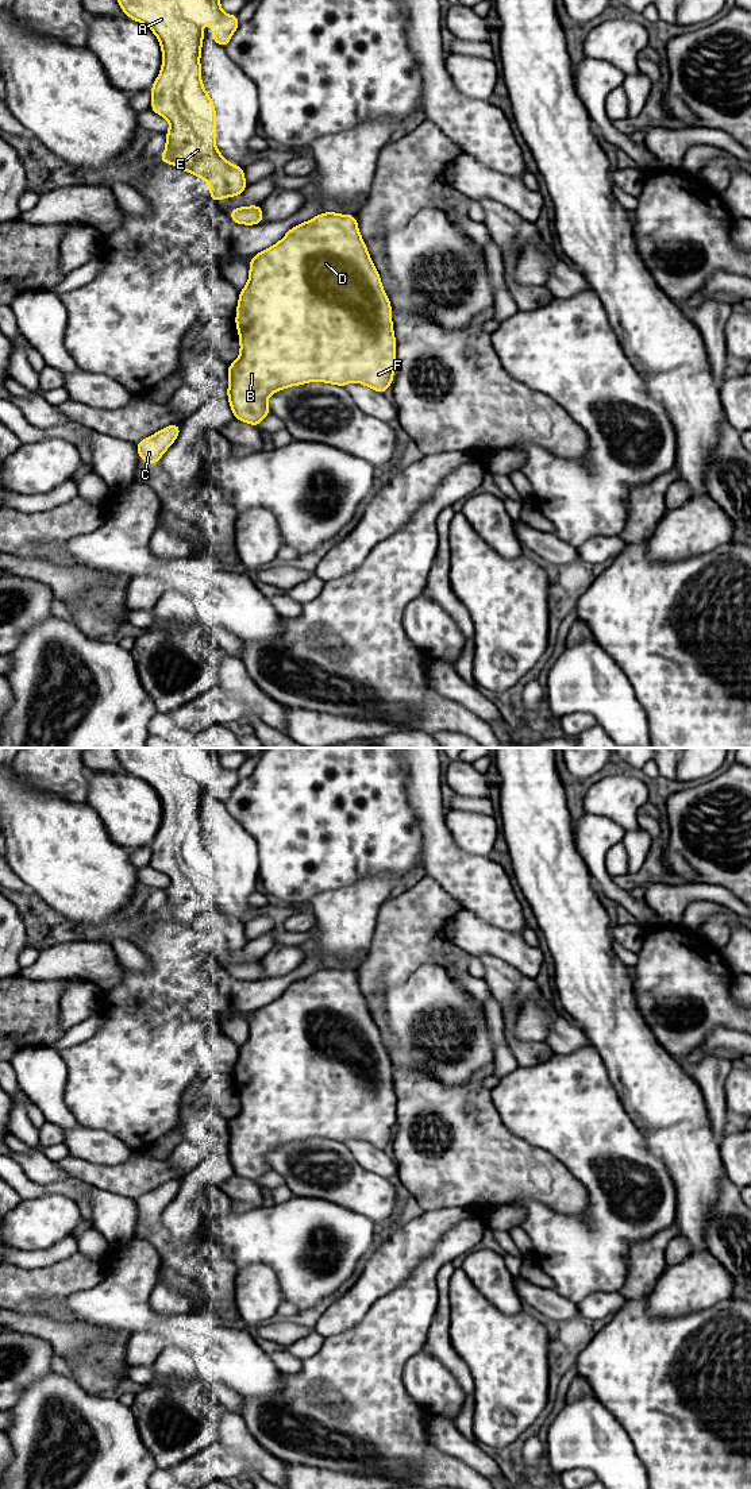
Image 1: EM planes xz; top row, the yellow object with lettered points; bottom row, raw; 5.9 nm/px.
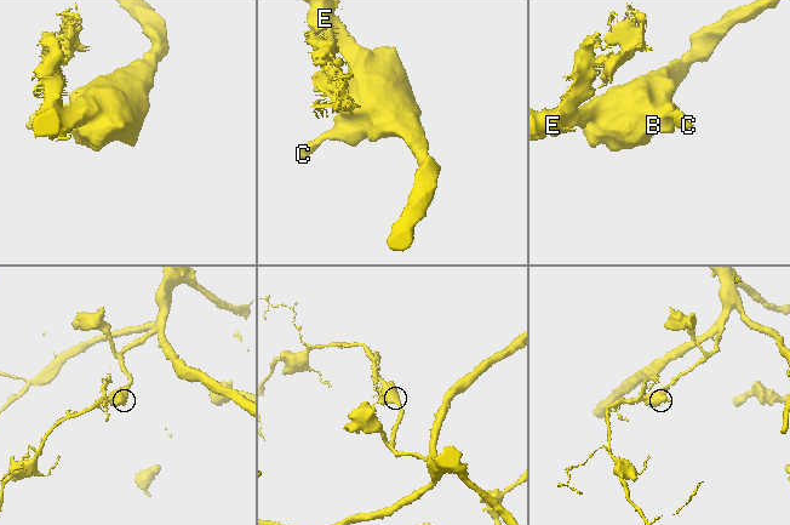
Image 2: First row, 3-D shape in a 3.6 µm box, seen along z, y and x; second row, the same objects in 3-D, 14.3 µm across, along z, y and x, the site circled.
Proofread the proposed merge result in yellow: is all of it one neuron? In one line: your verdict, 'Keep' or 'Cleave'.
Keep

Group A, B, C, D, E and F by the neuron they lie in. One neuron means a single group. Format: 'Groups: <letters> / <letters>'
Groups: A B C D E F

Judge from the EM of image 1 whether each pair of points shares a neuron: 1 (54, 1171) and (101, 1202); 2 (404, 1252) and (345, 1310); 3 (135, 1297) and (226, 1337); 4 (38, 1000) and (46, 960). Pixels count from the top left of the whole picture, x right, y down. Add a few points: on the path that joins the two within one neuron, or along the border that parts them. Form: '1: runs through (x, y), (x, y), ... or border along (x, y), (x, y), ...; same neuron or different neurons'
1: border along (72, 1177), (64, 1181), (37, 1183); different neurons
2: runs through (389, 1266), (359, 1296); same neuron
3: runs through (154, 1322), (173, 1330), (201, 1331); same neuron
4: border along (18, 973), (33, 980), (73, 979); different neurons

